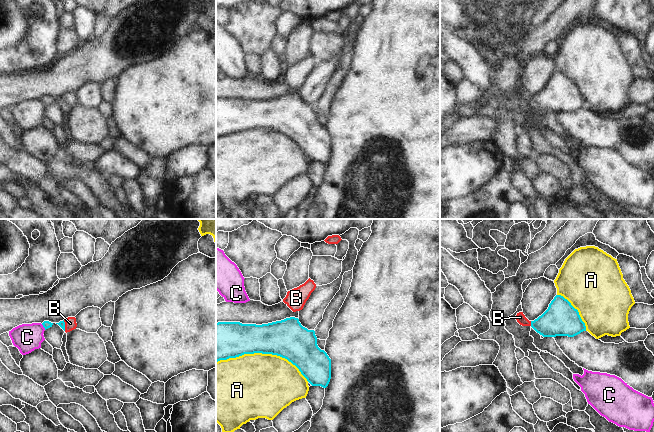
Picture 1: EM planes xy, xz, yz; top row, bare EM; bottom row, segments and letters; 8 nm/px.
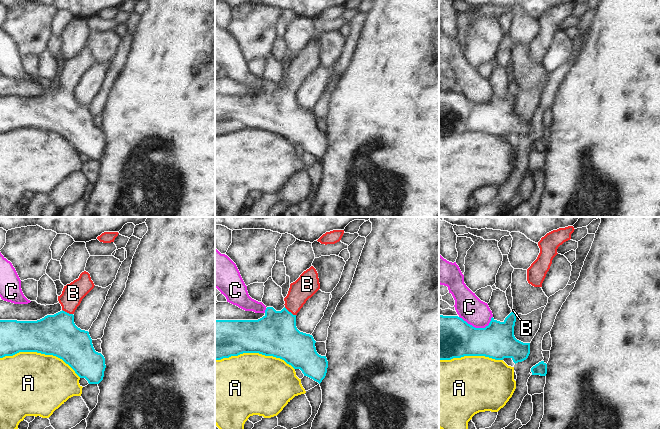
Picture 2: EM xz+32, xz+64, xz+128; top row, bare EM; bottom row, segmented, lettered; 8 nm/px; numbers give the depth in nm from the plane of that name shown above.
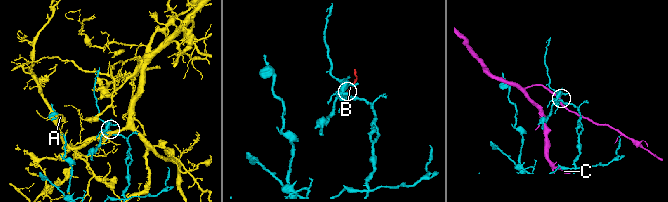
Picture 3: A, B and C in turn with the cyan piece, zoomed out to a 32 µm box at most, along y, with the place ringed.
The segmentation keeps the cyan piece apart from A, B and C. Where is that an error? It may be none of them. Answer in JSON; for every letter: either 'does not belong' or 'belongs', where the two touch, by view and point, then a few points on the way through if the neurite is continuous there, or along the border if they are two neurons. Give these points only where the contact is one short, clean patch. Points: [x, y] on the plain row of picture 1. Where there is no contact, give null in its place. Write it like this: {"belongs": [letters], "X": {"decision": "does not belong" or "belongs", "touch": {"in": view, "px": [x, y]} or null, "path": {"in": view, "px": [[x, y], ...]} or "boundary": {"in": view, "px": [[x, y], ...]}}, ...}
{"belongs": ["B"], "A": {"decision": "does not belong", "touch": {"in": "xz", "px": [263, 129]}}, "B": {"decision": "belongs", "touch": {"in": "yz", "px": [531, 99]}, "path": {"in": "yz", "px": [[560, 95], [552, 99], [531, 99], [525, 98], [520, 93]]}}, "C": {"decision": "does not belong", "touch": {"in": "xy", "px": [43, 102]}}}

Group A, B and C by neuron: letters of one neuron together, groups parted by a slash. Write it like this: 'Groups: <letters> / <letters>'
Groups: A / B / C.

